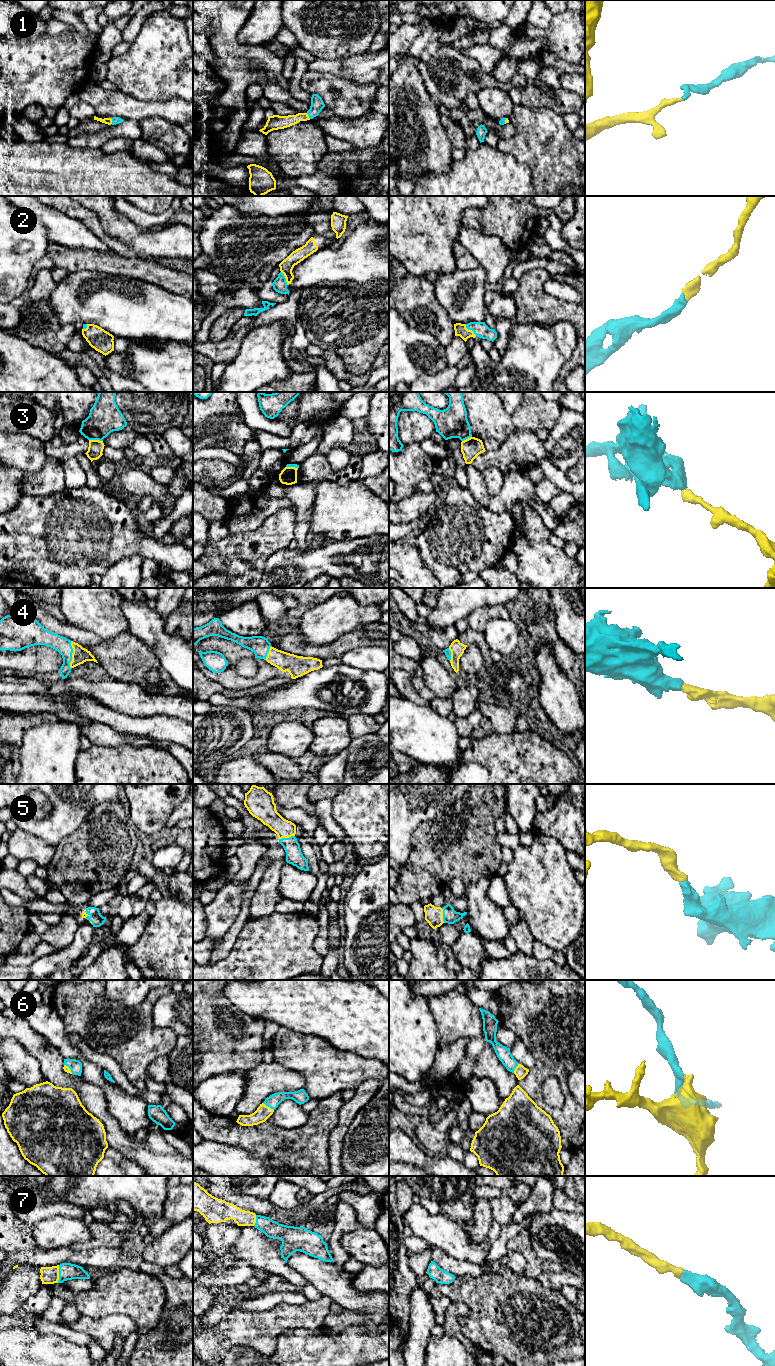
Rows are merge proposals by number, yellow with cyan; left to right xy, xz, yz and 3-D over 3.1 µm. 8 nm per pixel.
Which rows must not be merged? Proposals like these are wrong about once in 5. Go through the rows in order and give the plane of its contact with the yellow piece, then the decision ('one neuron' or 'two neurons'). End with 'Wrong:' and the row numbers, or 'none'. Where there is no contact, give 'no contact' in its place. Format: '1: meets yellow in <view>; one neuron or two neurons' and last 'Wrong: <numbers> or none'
1: meets yellow in xy; one neuron
2: meets yellow in yz; one neuron
3: meets yellow in xy; two neurons
4: meets yellow in xy; one neuron
5: meets yellow in xz; one neuron
6: meets yellow in xz; one neuron
7: meets yellow in xy; one neuron
Wrong: 3

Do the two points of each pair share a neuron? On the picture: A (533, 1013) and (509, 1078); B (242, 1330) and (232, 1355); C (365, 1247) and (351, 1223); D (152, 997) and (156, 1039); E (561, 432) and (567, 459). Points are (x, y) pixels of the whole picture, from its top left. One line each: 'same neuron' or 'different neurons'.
A: different neurons
B: different neurons
C: different neurons
D: same neuron
E: same neuron

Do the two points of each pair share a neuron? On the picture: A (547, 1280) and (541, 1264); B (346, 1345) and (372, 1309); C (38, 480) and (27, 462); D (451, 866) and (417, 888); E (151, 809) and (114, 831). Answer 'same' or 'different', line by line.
A: different
B: different
C: different
D: same
E: different

